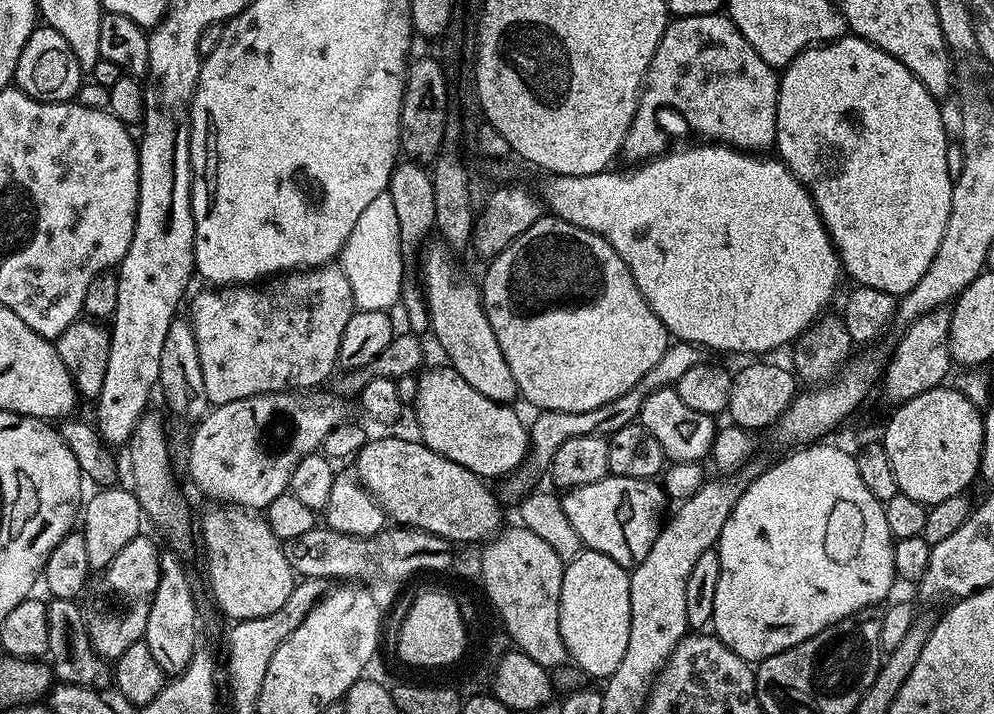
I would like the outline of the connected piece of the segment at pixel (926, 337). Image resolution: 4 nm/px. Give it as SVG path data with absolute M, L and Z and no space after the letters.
M947 307L935 308L926 315L920 316L907 325L904 337L896 344L896 353L892 361L886 364L882 372L882 388L888 400L903 402L922 394L926 390L934 390L945 383L948 371L954 368L950 350L952 313Z

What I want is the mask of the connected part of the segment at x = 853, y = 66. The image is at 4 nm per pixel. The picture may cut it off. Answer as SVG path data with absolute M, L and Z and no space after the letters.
M845 34L838 40L825 42L819 46L807 48L788 63L788 67L779 73L780 89L778 90L778 106L776 107L776 143L774 145L779 159L804 183L812 194L812 200L820 211L822 222L826 226L832 245L840 256L843 269L856 279L857 285L886 290L886 294L897 298L905 296L926 270L930 270L930 262L934 262L934 254L938 254L938 242L942 242L942 234L946 230L946 222L952 209L952 185L950 170L946 170L946 150L950 143L948 132L944 129L944 120L940 117L937 97L931 96L922 86L922 82L898 58L886 54L878 46L866 42L860 36Z

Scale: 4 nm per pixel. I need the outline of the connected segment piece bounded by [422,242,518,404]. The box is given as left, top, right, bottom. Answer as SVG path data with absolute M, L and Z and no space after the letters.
M443 242L435 243L429 243L423 249L422 291L424 301L428 304L431 335L436 335L441 350L448 355L450 367L466 378L466 382L470 382L478 394L486 394L486 398L499 404L512 404L518 396L514 374L510 374L510 366L506 366L506 358L502 358L502 346L498 346L498 338L494 338L494 330L490 327L490 318L486 318L481 289L477 281L475 284L464 277L463 270L452 257L455 256L453 249Z

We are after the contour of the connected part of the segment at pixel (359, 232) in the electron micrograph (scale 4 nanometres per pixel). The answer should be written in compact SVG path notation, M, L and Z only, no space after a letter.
M386 191L378 194L362 210L346 246L340 252L338 263L346 278L350 278L350 294L353 305L361 312L388 312L399 305L406 283L404 277L404 259L406 253L400 244L398 213L394 211L394 201Z

